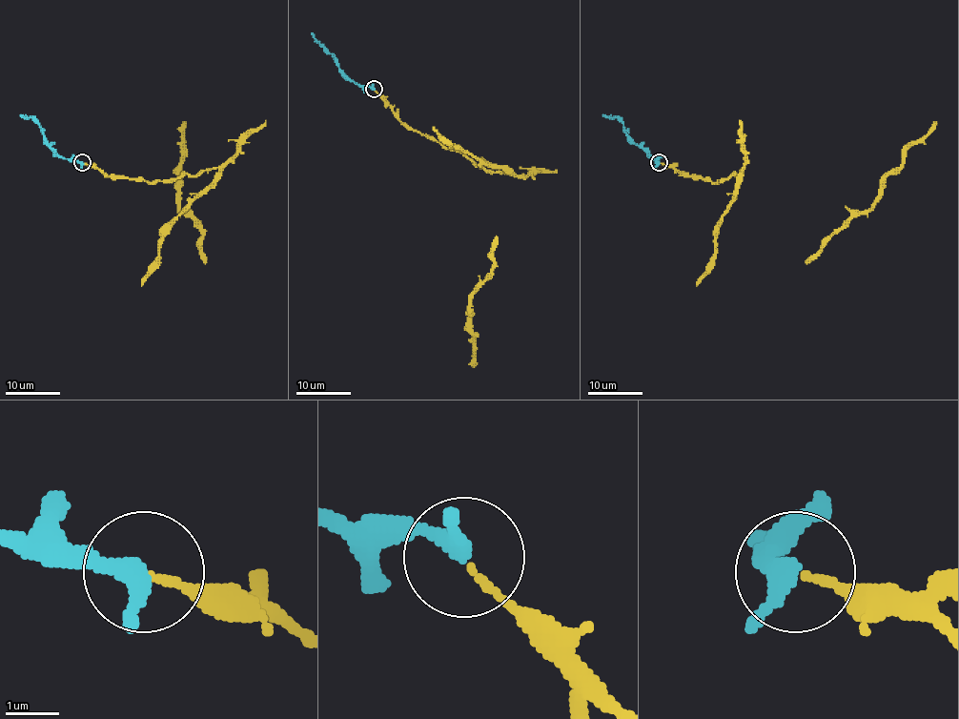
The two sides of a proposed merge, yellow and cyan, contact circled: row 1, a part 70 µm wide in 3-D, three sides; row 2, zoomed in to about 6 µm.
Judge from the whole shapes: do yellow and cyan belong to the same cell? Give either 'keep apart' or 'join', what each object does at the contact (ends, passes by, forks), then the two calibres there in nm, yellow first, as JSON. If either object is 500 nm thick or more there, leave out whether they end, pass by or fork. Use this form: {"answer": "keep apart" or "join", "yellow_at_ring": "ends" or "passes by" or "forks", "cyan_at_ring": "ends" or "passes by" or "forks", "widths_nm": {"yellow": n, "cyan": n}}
{"answer": "join", "yellow_at_ring": "ends", "cyan_at_ring": "passes by", "widths_nm": {"yellow": 120, "cyan": 280}}

